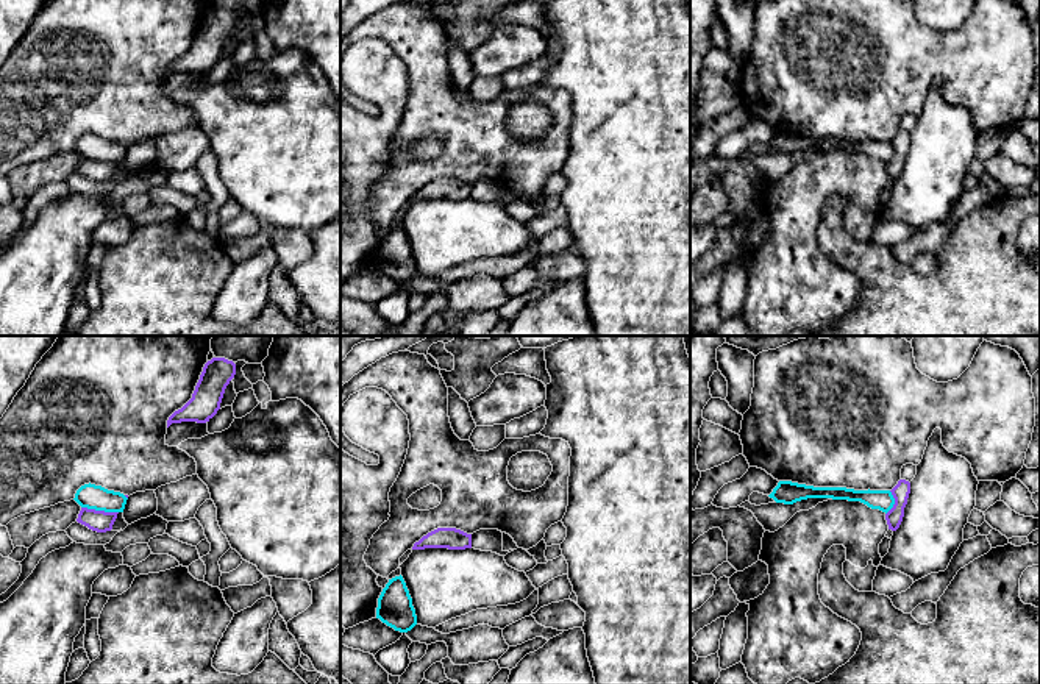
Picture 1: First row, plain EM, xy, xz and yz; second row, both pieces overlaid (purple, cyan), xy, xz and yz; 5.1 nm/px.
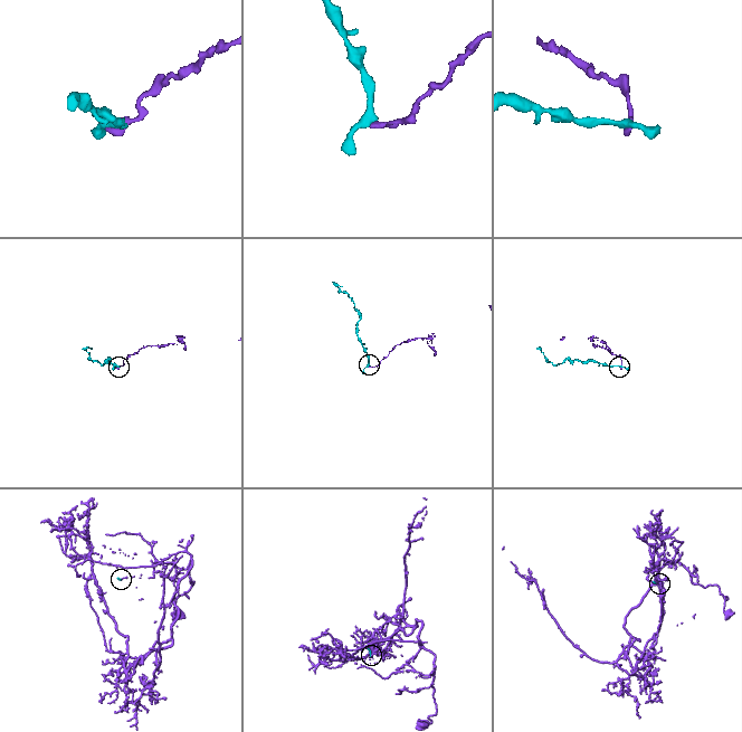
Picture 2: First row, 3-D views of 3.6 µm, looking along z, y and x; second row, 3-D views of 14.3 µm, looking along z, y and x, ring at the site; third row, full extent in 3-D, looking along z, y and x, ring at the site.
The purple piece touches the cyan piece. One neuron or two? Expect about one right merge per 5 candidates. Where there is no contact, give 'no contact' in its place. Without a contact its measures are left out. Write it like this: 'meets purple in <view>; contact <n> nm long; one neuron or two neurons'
meets purple in xy; contact 190 nm long; two neurons

